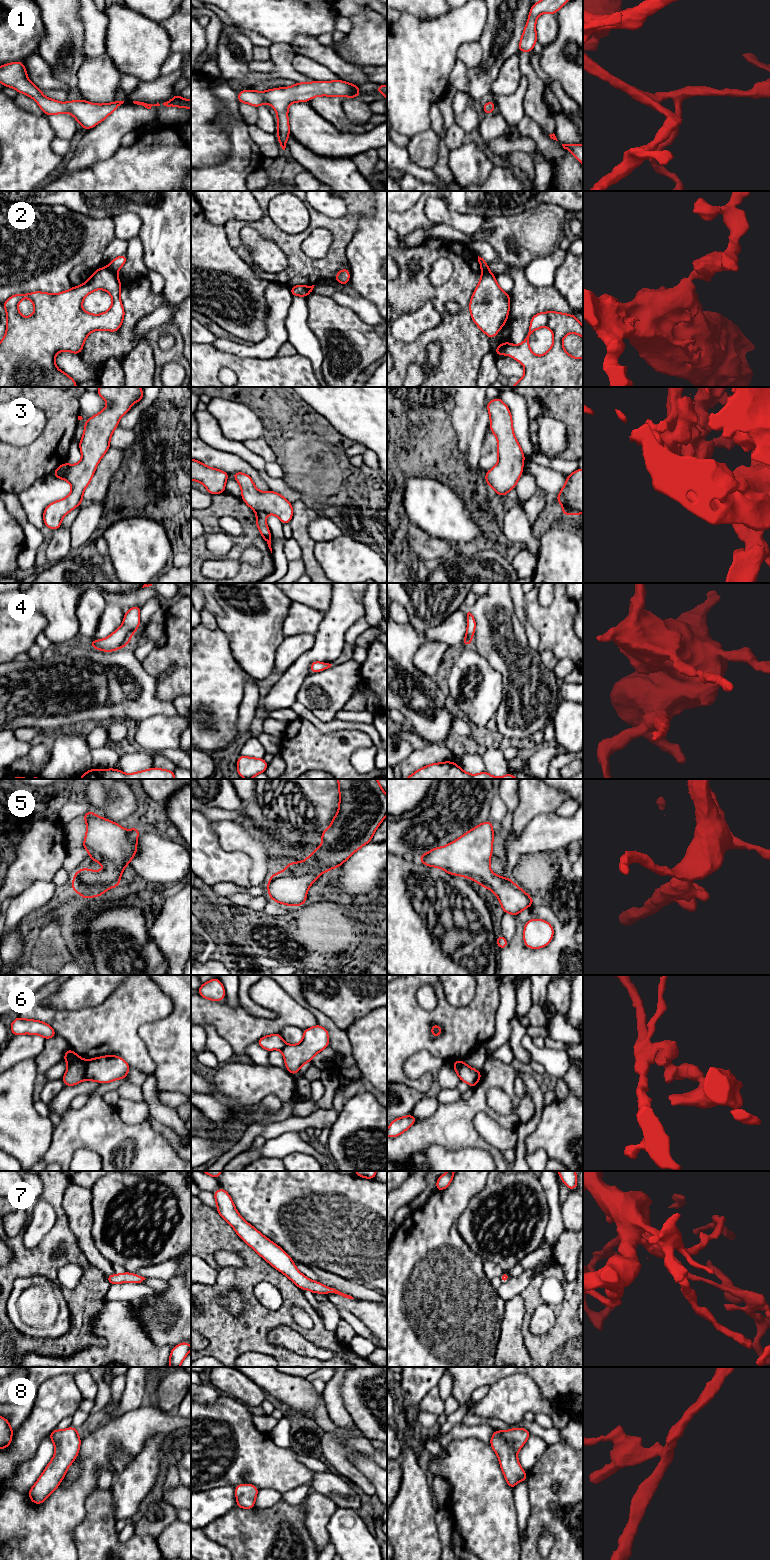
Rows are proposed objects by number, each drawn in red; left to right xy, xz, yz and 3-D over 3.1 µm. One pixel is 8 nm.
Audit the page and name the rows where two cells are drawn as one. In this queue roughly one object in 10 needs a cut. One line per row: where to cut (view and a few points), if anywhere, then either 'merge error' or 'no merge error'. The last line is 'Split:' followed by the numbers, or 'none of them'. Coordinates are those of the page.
1: cut none; no merge error
2: cut xy (108, 266), (115, 273); merge error
3: cut none; no merge error
4: cut none; no merge error
5: cut none; no merge error
6: cut xy (87, 1060), (85, 1079); merge error
7: cut none; no merge error
8: cut none; no merge error
Split: 2, 6

